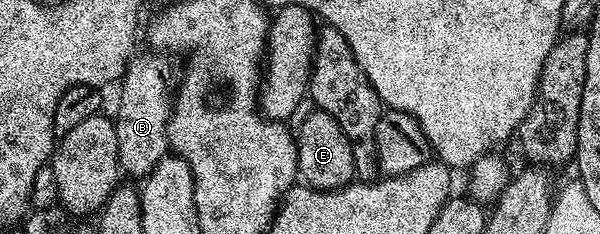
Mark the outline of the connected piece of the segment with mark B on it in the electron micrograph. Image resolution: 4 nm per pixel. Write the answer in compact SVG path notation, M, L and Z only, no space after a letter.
M132 57L127 71L123 73L121 85L118 87L119 111L113 114L117 128L119 169L124 175L132 174L136 180L146 178L148 172L169 152L167 125L173 105L173 86L167 83L171 78L171 66L163 59L166 57L139 57Z

